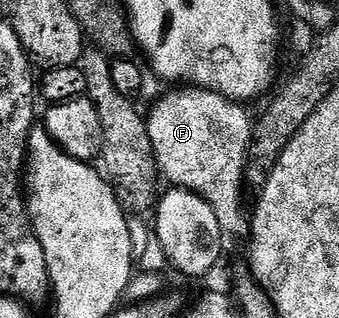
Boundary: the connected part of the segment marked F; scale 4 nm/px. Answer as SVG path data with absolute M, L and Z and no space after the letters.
M186 86L182 92L172 92L158 101L147 113L148 133L154 150L156 167L159 175L169 181L169 185L184 188L187 192L197 192L214 210L214 218L218 218L218 226L225 237L247 237L250 232L250 216L244 213L244 192L246 181L244 168L248 165L248 147L252 141L253 117L243 103L227 100L217 92L210 92L195 86Z

